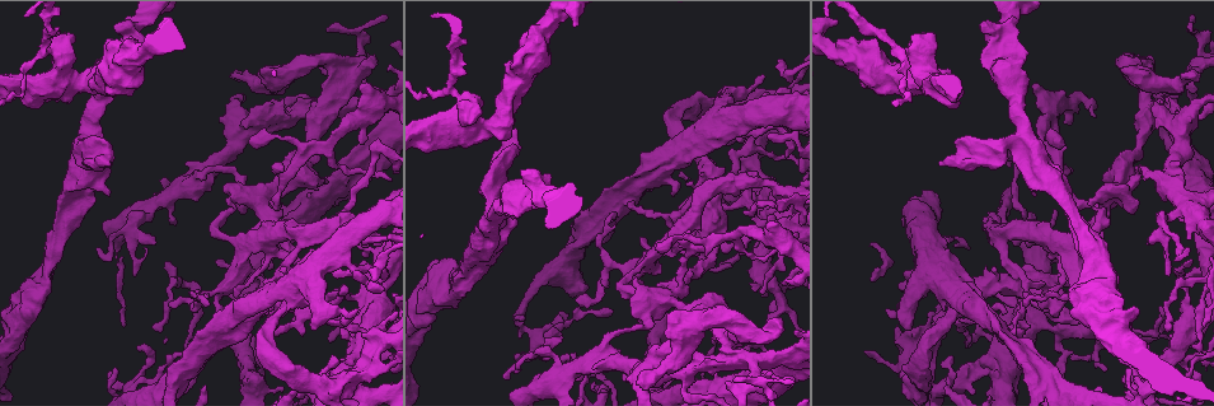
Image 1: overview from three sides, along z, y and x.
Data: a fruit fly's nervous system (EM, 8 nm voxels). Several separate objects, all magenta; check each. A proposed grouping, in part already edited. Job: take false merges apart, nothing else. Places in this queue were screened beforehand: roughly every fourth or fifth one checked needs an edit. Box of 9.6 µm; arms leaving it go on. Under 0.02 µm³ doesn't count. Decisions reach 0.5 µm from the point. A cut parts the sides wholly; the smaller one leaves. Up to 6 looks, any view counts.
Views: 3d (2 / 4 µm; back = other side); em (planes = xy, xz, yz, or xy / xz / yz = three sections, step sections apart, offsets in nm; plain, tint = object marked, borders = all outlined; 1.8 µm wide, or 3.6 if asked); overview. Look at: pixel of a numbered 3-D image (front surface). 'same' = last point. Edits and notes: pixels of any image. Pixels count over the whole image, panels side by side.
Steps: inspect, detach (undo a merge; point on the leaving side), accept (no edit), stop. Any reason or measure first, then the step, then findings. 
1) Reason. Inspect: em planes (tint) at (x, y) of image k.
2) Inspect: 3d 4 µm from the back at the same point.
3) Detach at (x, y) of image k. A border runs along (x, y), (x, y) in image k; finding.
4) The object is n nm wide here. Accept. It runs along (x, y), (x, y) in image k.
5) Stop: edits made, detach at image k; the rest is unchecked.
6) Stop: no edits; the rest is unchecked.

Narrows sharply. Inspect: em planes (tint) at (88, 134) of image 1.

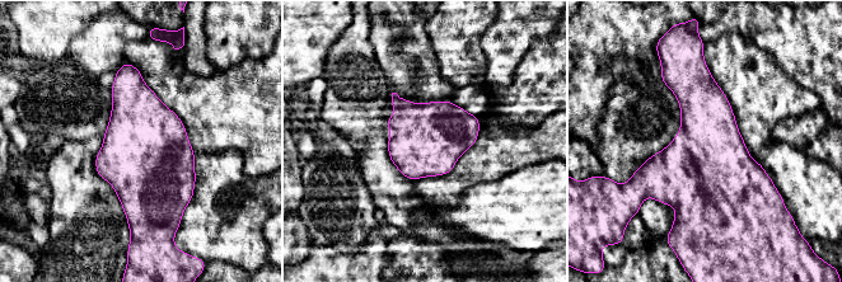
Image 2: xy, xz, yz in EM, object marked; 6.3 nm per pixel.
The object is 460 nm wide here. Accept. All the same cell.

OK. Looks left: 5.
Thick turns thin. Inspect: 3d 4 µm at (268, 122) of image 1.

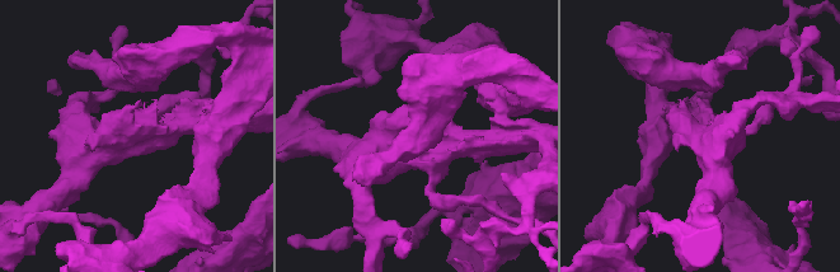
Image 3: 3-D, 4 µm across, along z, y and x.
Inspect: em 3.6 µm xy step 4 (tint) at (131, 137) of image 3.

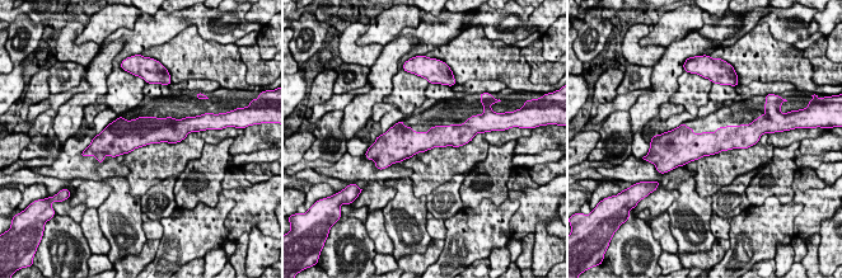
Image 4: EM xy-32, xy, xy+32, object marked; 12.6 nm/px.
The object is 280 nm wide here. Accept. Continuous, no second cell.

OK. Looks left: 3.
Thick turns thin. Inspect: 3d 4 µm at (754, 388) of image 1.

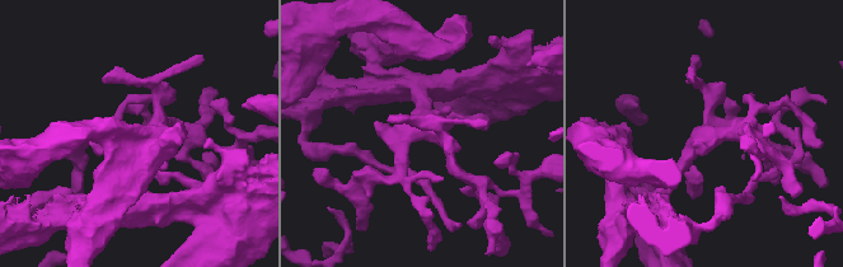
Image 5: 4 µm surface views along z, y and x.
Inspect: em planes (tint) at (700, 140) of image 5.

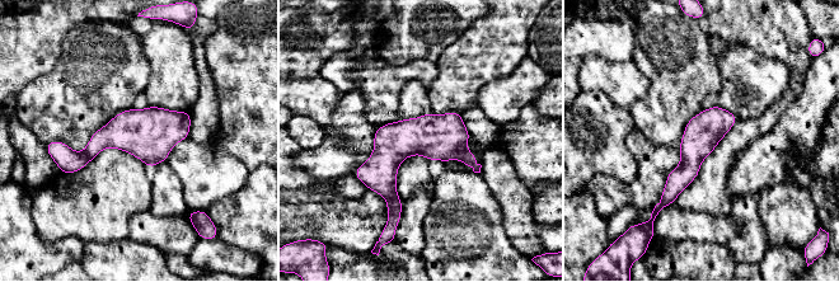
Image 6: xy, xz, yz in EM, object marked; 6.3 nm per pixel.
Accept. One cell here.

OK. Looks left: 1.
Stop: no edits; the rest is unchecked.

